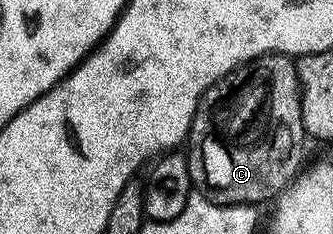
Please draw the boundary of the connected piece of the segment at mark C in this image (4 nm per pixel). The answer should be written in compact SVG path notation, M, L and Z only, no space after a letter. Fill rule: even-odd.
M274 52L268 56L258 56L256 60L251 60L247 64L242 64L240 68L234 68L229 74L225 74L208 91L206 97L197 106L195 117L191 123L189 133L189 145L191 152L187 156L187 165L191 170L192 185L207 183L206 191L210 199L217 204L253 204L263 206L263 203L274 201L295 180L300 171L299 160L295 157L295 151L299 148L299 143L305 140L303 123L301 122L301 106L299 105L299 75L295 73L296 61L290 56L280 56Z

